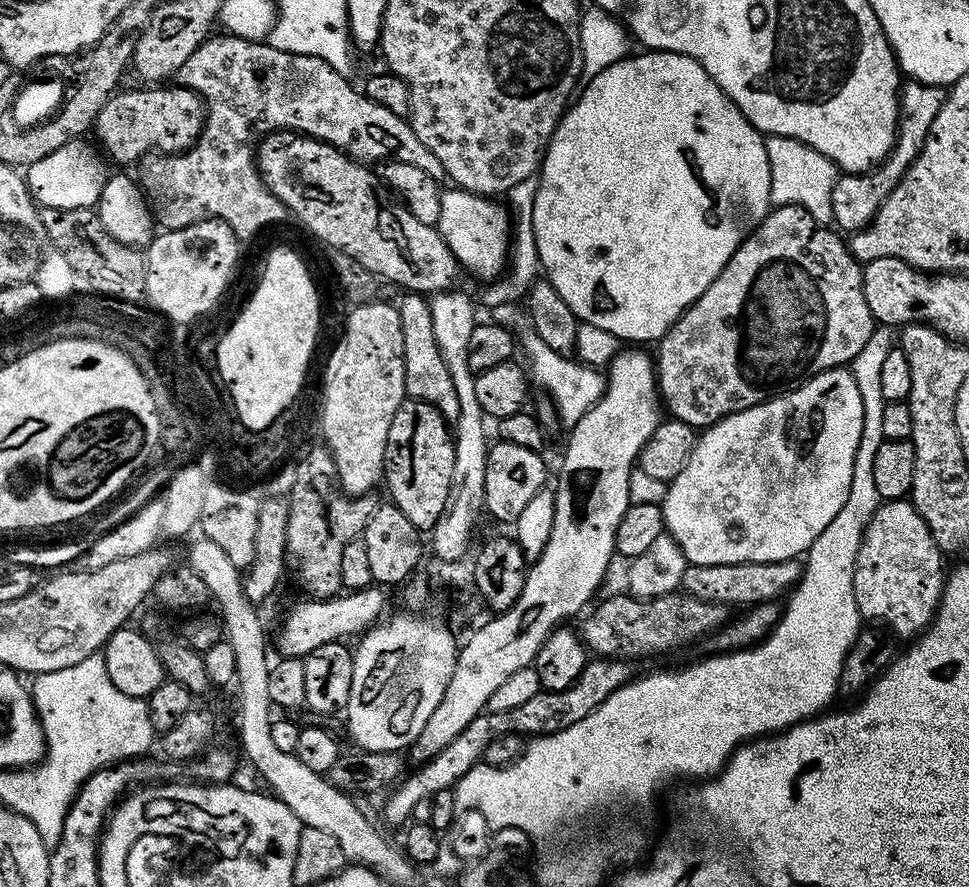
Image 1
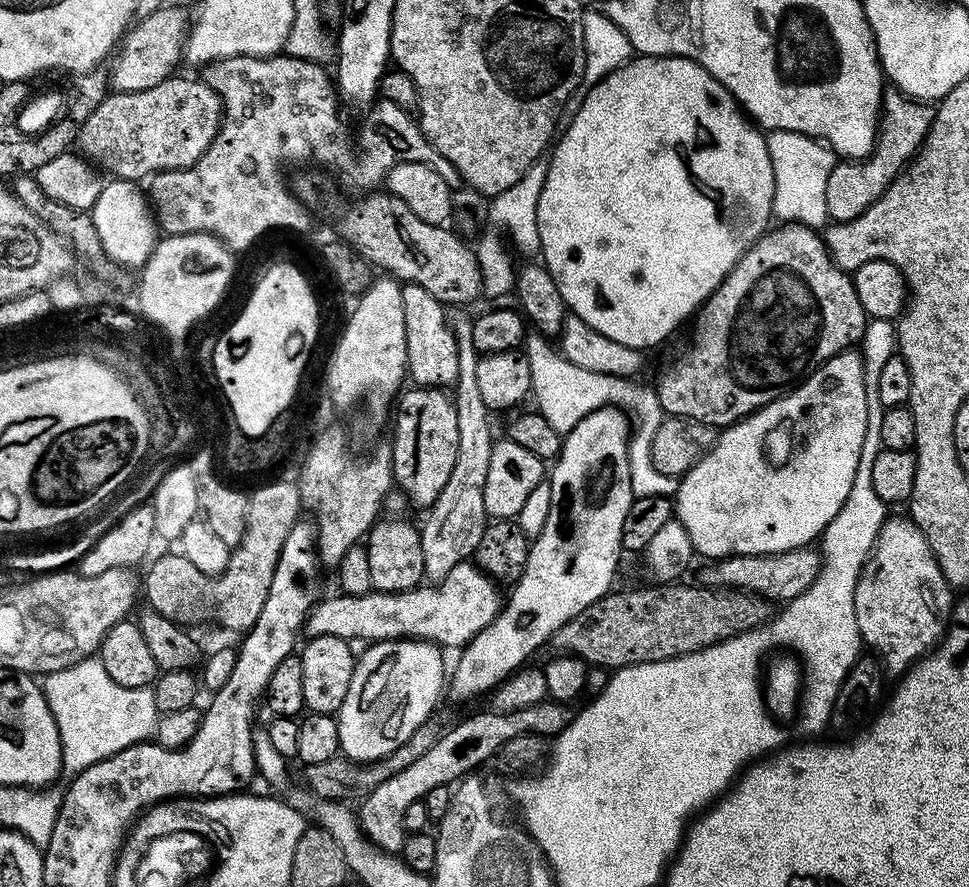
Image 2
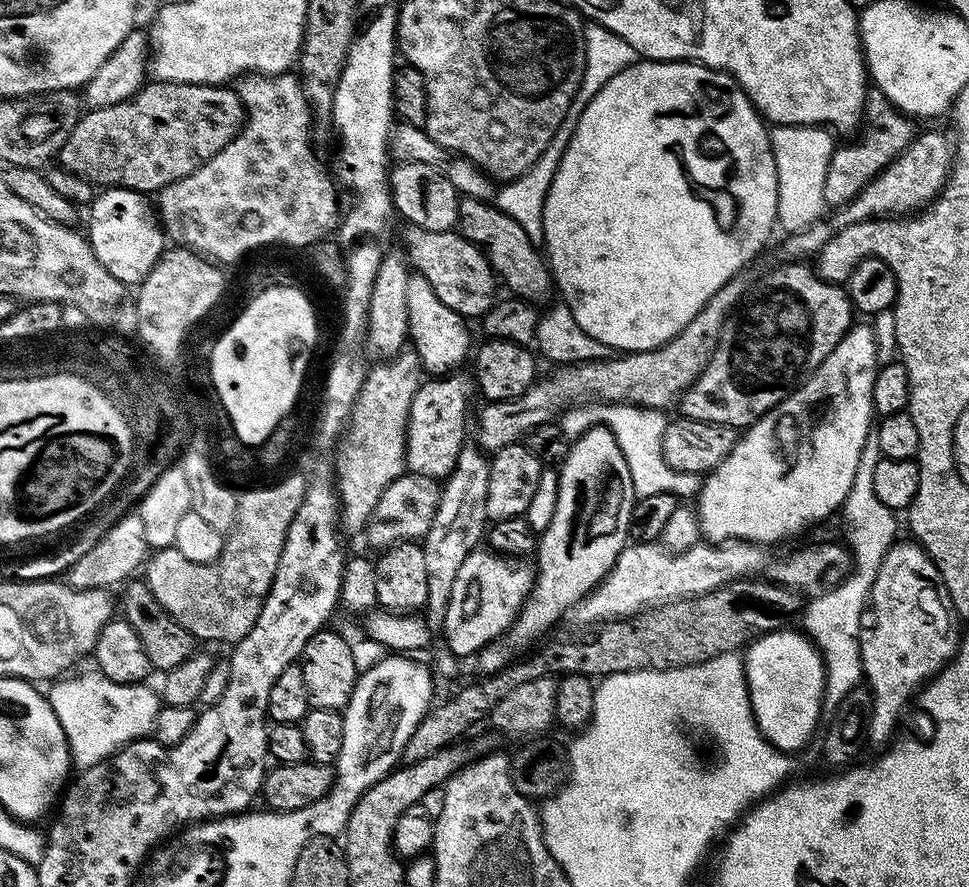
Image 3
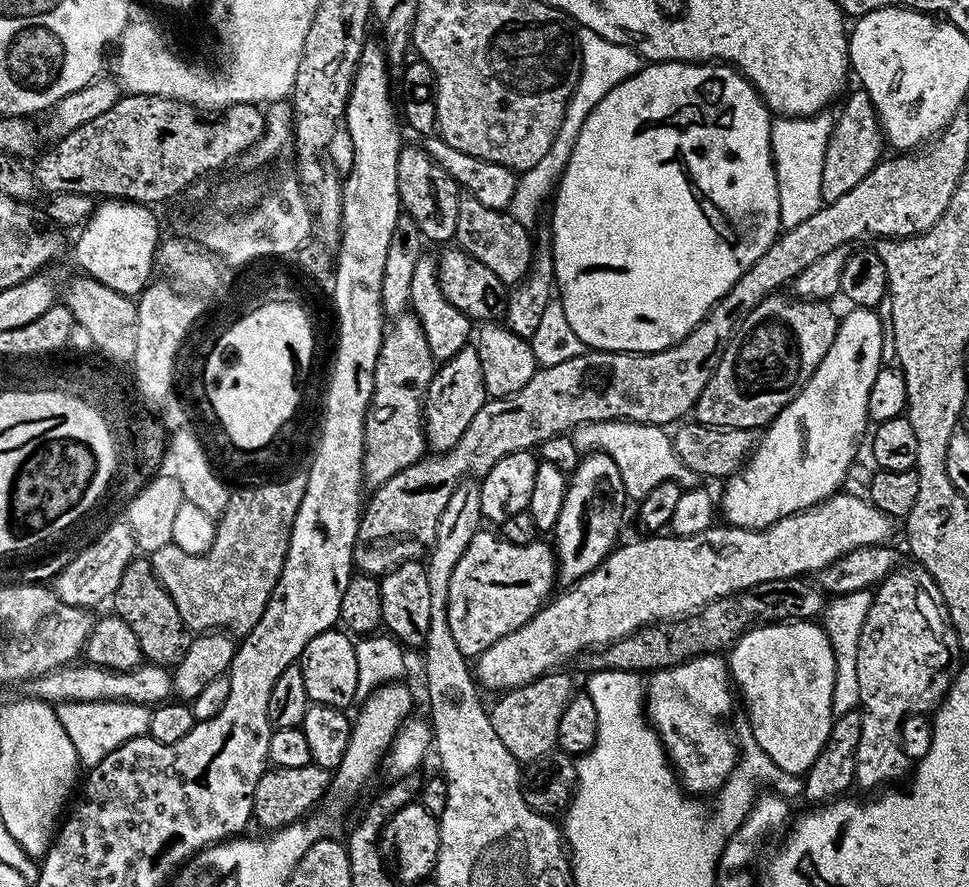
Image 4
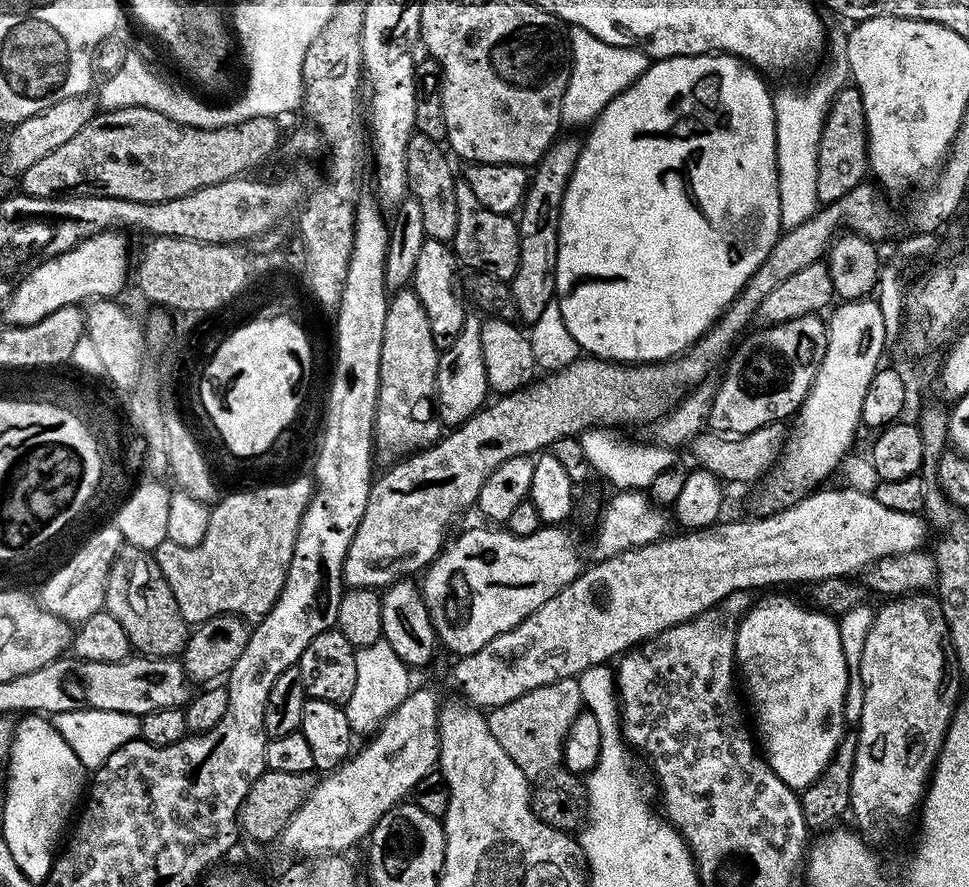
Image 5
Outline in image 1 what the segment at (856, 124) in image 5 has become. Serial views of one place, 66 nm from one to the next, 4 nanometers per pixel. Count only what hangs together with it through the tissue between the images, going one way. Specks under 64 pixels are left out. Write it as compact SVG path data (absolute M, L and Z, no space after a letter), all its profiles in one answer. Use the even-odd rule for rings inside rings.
M909 79L901 87L900 122L896 130L896 143L888 151L888 155L867 174L854 172L837 175L836 185L830 194L830 206L832 207L832 224L841 233L861 232L863 228L872 223L882 202L886 202L886 198L892 193L894 186L898 186L898 182L902 182L906 170L910 170L914 158L918 158L928 137L930 122L934 122L934 118L938 118L938 110L942 110L945 95L943 87L935 84L922 84L913 79Z

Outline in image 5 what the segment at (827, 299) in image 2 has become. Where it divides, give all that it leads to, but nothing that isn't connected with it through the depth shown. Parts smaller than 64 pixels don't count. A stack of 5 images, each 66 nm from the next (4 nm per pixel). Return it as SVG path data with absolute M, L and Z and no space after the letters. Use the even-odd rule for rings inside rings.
M809 314L790 322L769 324L752 337L749 335L731 353L726 364L728 373L721 378L720 388L718 384L713 391L707 427L714 432L745 436L767 424L787 421L787 416L795 417L804 406L826 354L828 326L820 319L819 315Z

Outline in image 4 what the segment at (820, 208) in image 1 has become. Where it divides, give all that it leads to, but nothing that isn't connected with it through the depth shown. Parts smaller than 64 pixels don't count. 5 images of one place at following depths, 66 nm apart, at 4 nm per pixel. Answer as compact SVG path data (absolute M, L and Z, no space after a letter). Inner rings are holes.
M831 111L815 112L813 116L782 116L772 121L770 130L770 146L772 147L772 165L776 168L778 182L778 210L780 211L781 229L798 226L798 222L806 222L810 214L814 214L824 204L822 198L822 162L826 162L826 146L830 142L830 134L834 123Z

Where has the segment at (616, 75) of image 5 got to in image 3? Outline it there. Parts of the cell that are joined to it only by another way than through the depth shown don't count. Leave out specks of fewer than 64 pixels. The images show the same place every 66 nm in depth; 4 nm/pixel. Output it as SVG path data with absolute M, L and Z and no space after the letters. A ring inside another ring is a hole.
M585 23L582 82L578 86L576 96L568 108L562 126L558 126L558 130L554 130L554 138L550 138L546 150L542 150L542 154L538 154L538 162L534 162L534 166L530 166L530 170L526 170L526 174L501 183L497 187L494 197L496 208L502 210L502 214L510 214L510 218L514 218L514 222L518 222L518 226L522 226L522 230L526 230L526 238L530 238L532 244L540 246L544 243L542 210L546 202L546 194L550 190L550 182L554 182L554 174L558 174L558 162L576 129L576 117L590 102L590 98L594 98L594 94L598 94L598 90L602 90L602 86L606 86L606 82L610 82L610 78L614 78L614 74L626 70L626 66L635 64L637 59L634 46L630 46L630 42L622 42L622 38L618 38L618 34L606 30L600 24Z

